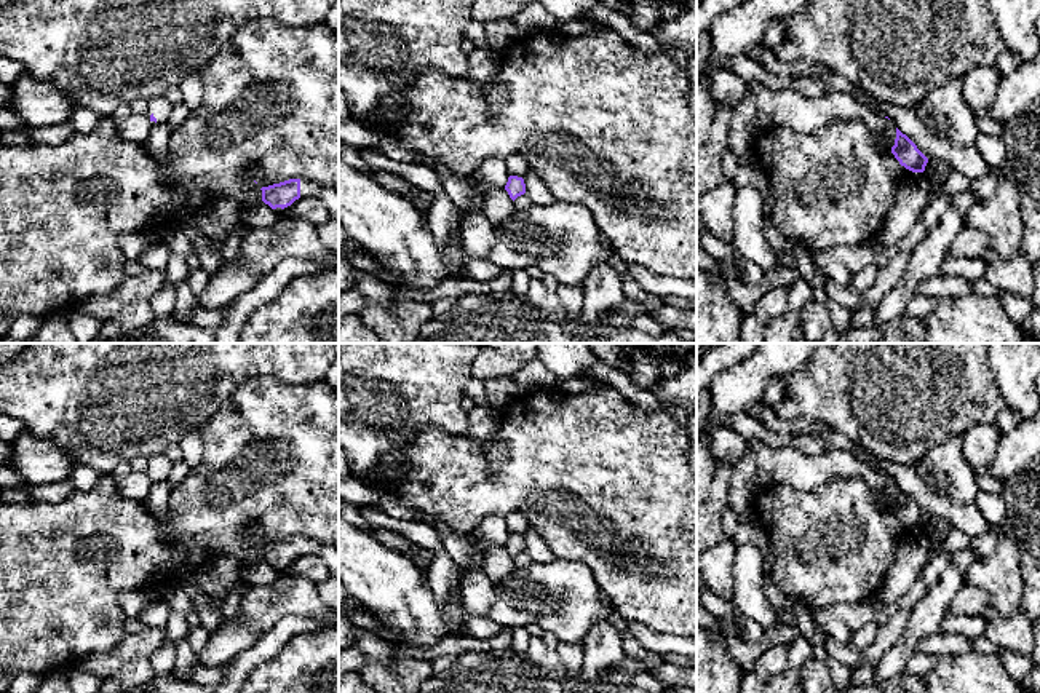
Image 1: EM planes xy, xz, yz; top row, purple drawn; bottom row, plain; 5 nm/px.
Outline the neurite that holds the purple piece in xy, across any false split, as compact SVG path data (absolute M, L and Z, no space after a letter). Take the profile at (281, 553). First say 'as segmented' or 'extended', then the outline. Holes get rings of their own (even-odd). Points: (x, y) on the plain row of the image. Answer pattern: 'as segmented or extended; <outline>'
extended; M302 535L262 544L260 548L262 559L276 568L291 564L299 556L316 554L329 568L331 576L339 578L339 548L335 546Z

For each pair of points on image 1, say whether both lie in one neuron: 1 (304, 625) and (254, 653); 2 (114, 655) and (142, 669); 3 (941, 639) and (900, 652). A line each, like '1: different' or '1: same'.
1: same
2: different
3: different

